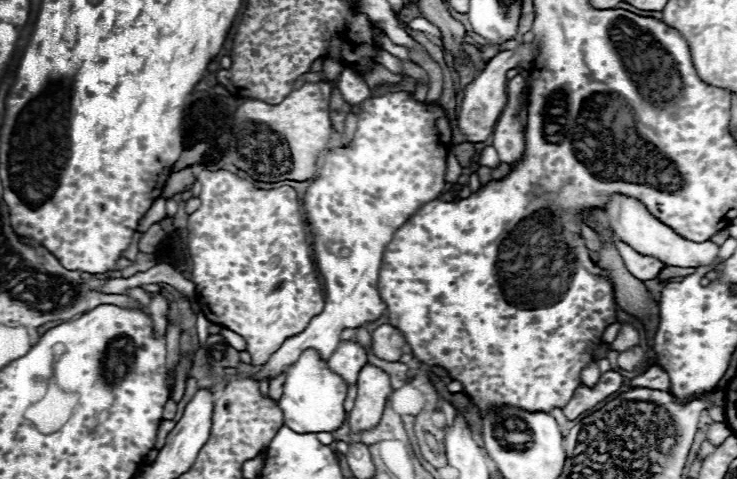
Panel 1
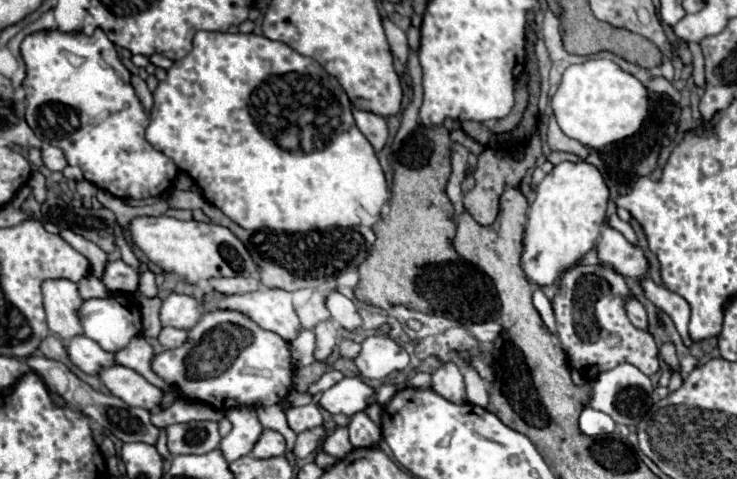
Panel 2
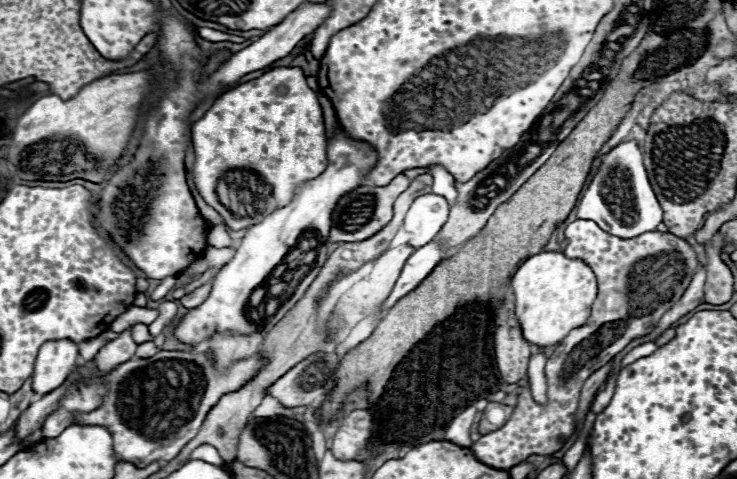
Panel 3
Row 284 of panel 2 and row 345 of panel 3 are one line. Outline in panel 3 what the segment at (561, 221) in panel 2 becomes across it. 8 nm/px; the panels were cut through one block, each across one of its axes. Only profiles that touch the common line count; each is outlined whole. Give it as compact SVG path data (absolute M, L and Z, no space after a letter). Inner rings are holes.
M538 252L530 256L512 276L516 316L522 334L536 346L552 346L568 336L570 330L584 326L596 298L596 276L584 260L568 258L562 252Z

